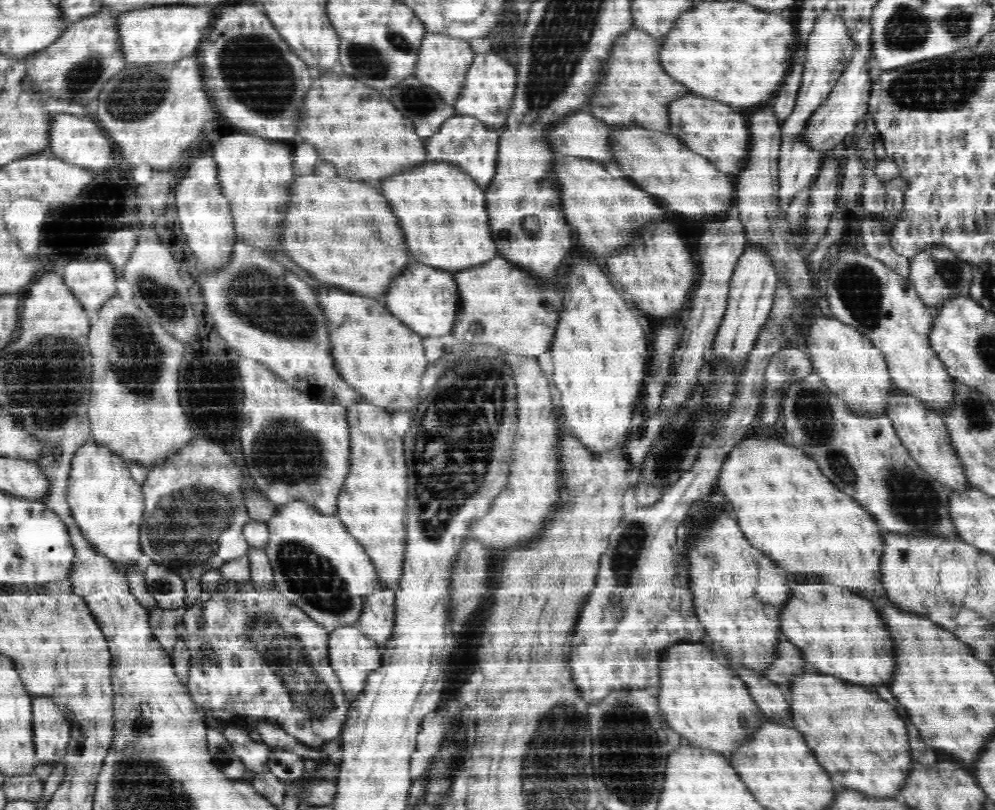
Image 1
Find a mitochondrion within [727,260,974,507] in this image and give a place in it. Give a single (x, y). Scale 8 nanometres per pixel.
(815, 415)

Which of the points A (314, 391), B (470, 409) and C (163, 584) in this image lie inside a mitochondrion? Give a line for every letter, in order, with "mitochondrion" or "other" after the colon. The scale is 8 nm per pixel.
A: other
B: mitochondrion
C: mitochondrion

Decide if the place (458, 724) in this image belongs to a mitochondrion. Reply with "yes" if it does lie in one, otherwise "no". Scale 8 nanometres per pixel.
no

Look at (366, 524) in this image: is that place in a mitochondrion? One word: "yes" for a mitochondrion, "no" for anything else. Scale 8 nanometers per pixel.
no

